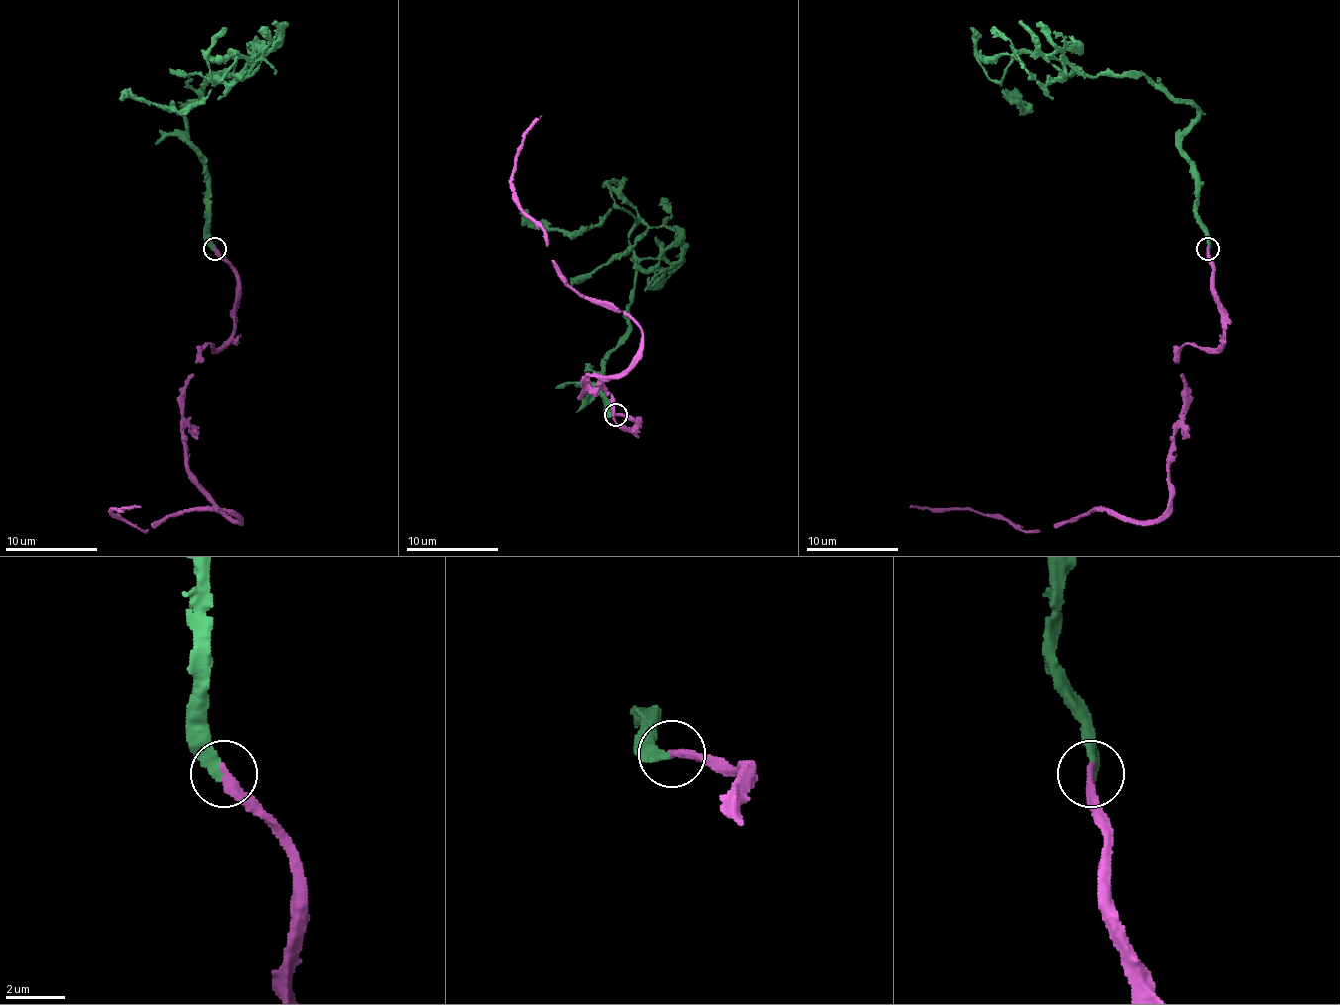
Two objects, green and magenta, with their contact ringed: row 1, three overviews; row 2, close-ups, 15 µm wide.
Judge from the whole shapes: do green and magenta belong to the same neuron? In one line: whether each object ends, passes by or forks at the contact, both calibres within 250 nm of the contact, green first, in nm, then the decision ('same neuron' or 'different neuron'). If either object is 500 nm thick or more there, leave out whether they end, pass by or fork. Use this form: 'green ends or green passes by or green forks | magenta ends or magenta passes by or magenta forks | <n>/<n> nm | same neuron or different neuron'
green ends | magenta ends | 320/320 nm | same neuron

